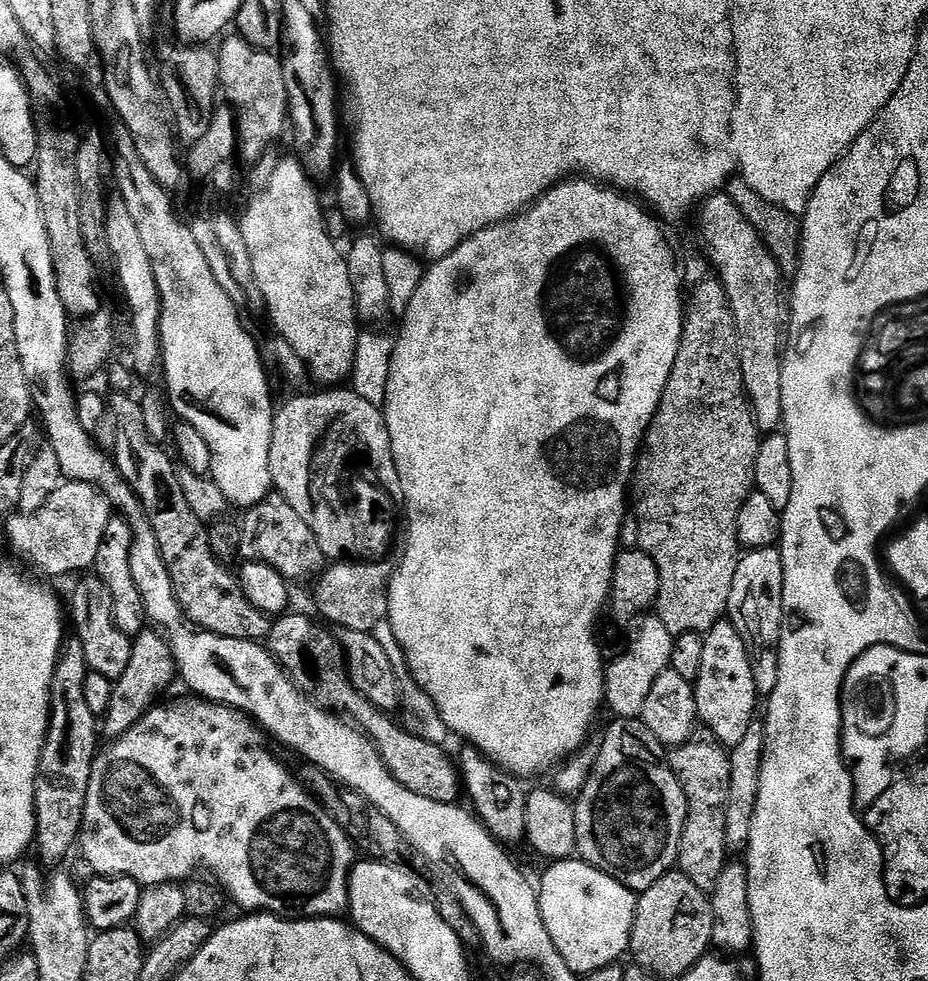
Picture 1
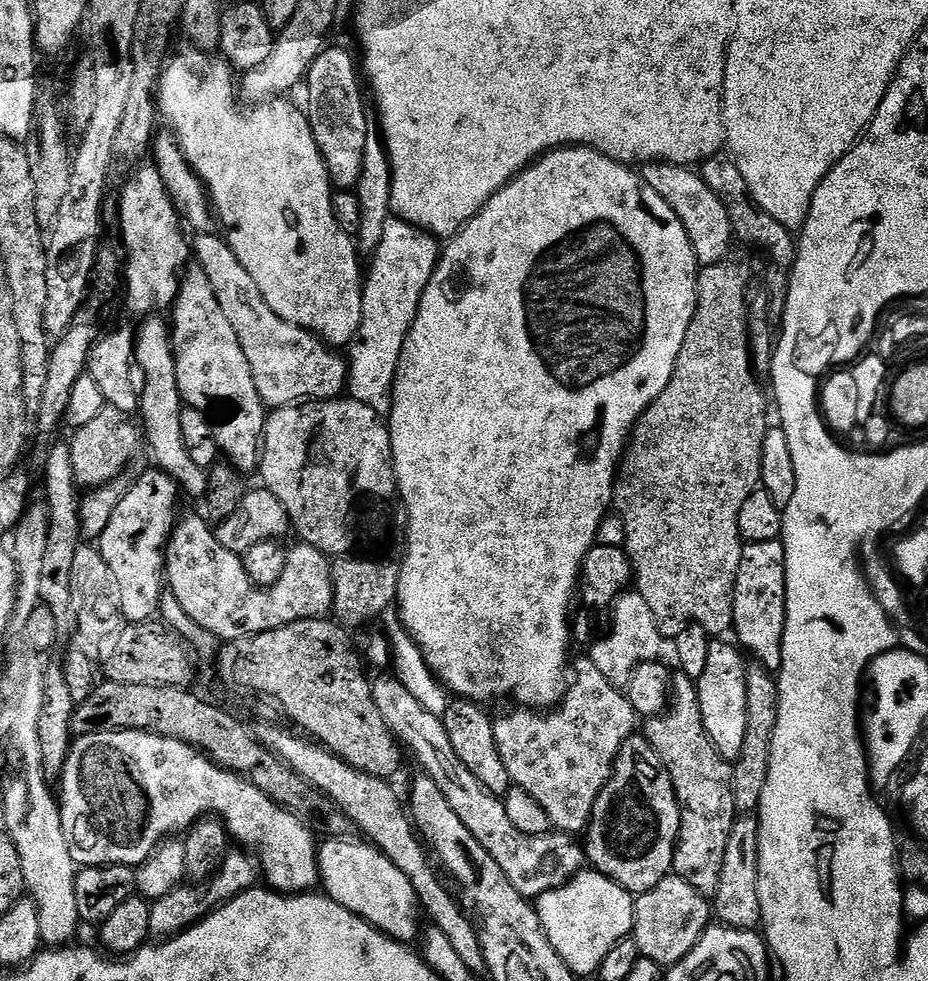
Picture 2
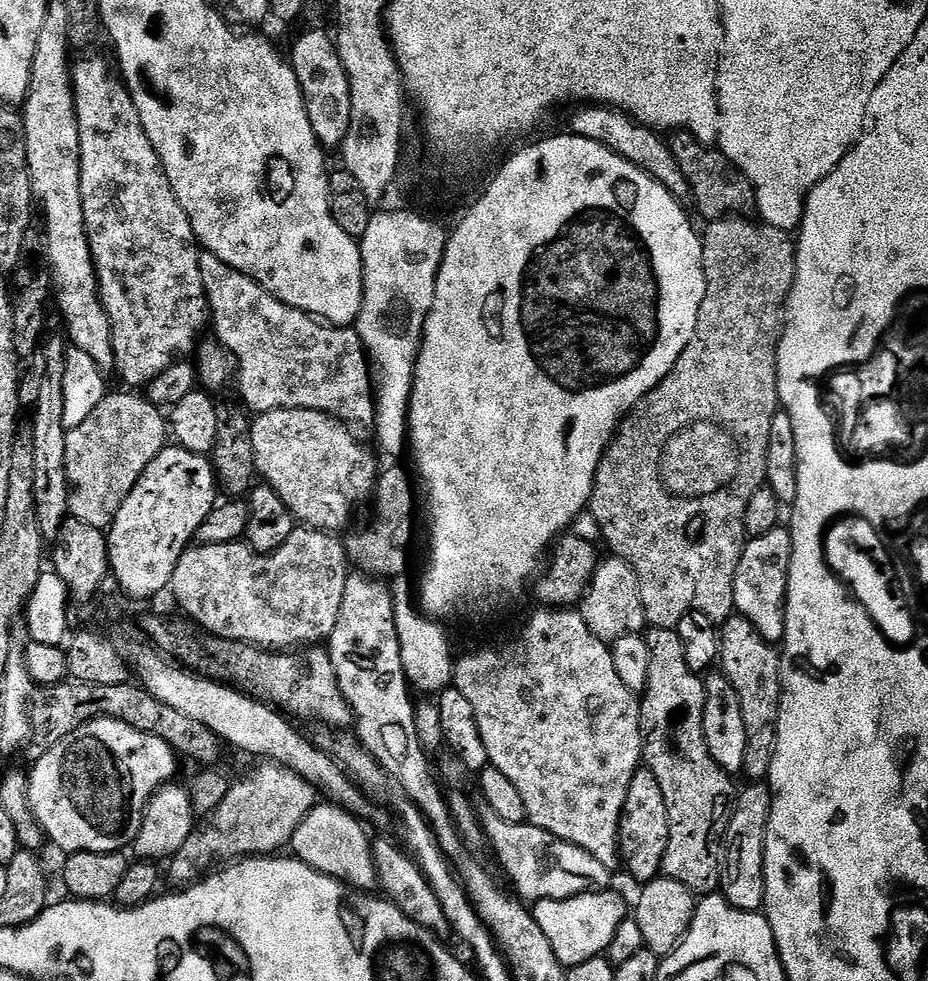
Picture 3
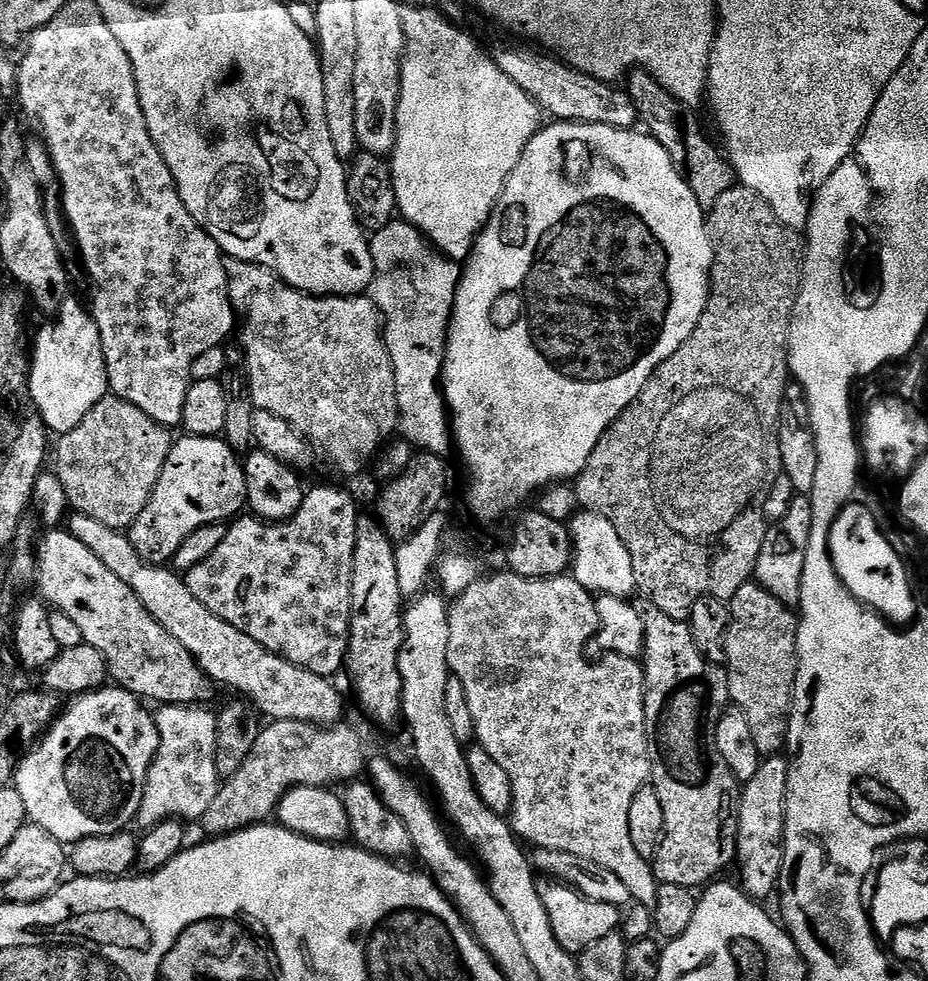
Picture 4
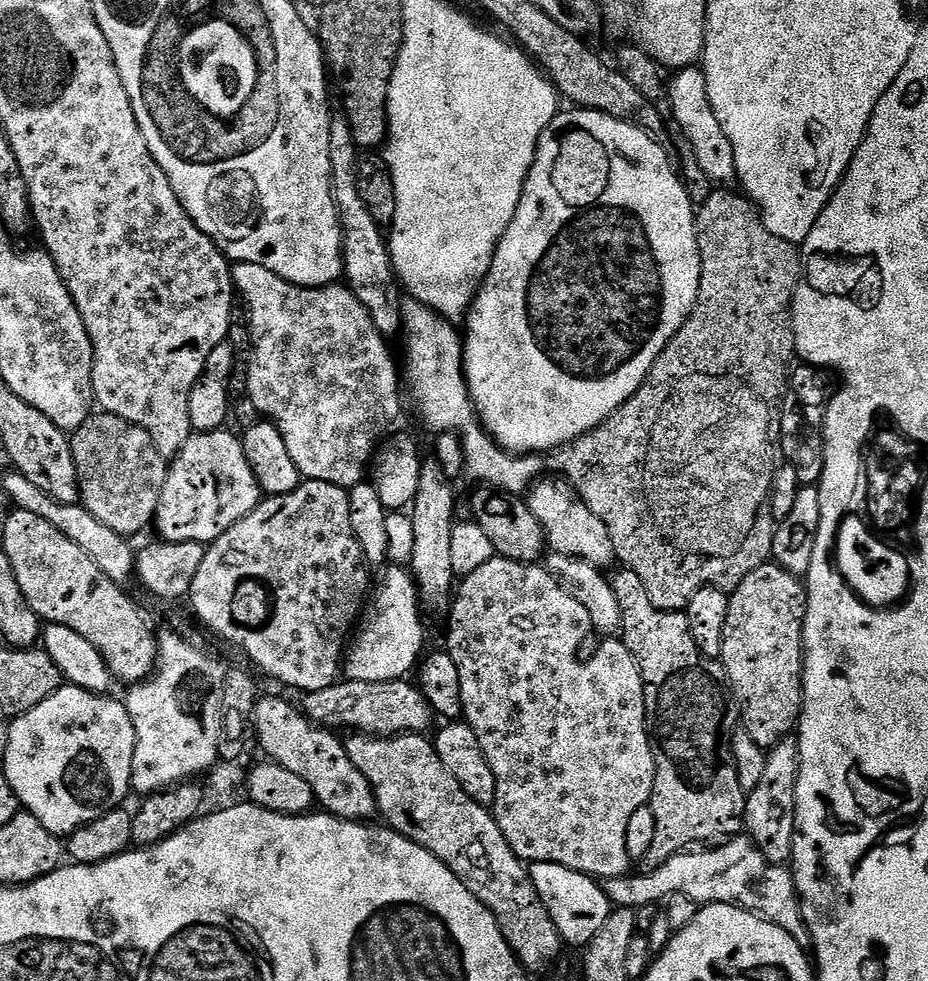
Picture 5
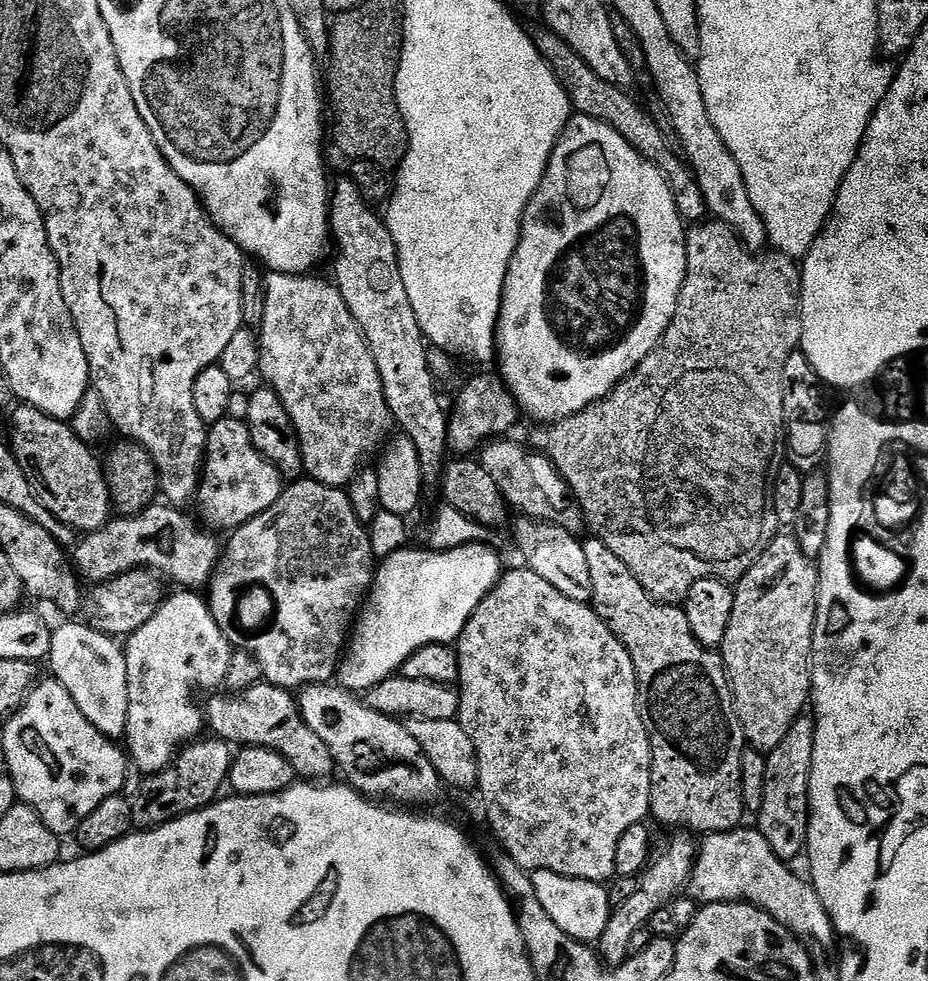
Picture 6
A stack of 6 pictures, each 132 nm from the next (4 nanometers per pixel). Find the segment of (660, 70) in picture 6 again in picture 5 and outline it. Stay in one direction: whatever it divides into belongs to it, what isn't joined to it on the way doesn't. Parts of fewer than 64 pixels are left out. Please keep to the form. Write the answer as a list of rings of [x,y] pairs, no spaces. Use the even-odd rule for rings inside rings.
[[[699,67],[681,68],[676,76],[667,81],[668,101],[672,107],[671,119],[676,119],[682,135],[688,139],[690,155],[702,166],[702,174],[712,180],[713,185],[724,186],[727,180],[736,180],[736,163],[734,162],[734,146],[730,146],[730,138],[726,138],[726,130],[722,130],[722,122],[714,114],[710,106],[710,98],[706,90],[706,78]]]

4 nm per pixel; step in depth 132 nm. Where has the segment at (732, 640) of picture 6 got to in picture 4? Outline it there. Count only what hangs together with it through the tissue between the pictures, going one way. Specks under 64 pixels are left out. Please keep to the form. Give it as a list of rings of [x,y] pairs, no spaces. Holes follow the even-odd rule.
[[[749,582],[741,586],[730,601],[731,624],[723,639],[731,703],[750,718],[754,746],[767,758],[785,751],[788,717],[792,710],[792,691],[796,685],[796,630],[798,616],[770,590]]]

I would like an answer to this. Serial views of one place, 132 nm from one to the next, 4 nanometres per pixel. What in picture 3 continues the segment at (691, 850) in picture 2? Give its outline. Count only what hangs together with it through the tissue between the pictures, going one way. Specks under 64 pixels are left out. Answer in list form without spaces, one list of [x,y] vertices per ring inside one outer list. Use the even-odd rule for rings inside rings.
[[[653,651],[652,669],[648,675],[646,697],[648,704],[640,709],[640,729],[644,732],[643,763],[658,778],[662,786],[662,798],[666,798],[668,811],[668,845],[664,855],[663,875],[669,880],[677,880],[693,894],[712,894],[721,887],[722,877],[726,871],[726,837],[728,834],[727,819],[730,815],[729,805],[720,799],[724,788],[720,785],[722,773],[717,768],[704,737],[704,680],[691,672],[683,663],[677,663],[672,676],[672,656],[668,652]]]

